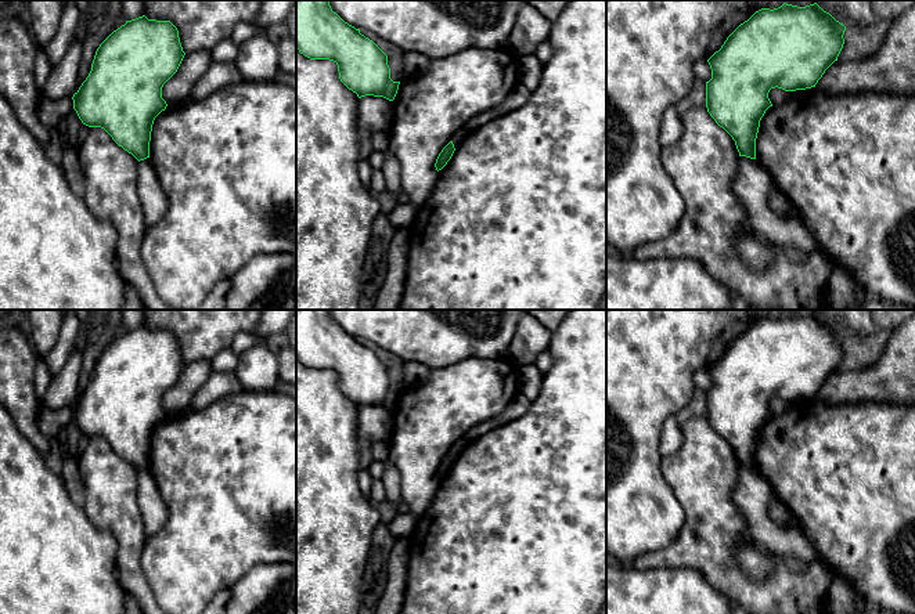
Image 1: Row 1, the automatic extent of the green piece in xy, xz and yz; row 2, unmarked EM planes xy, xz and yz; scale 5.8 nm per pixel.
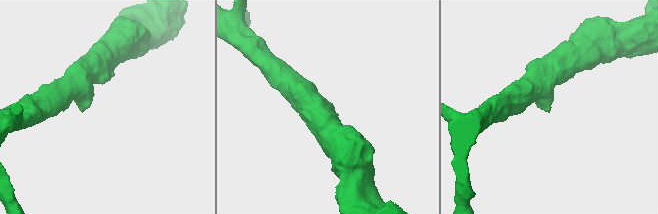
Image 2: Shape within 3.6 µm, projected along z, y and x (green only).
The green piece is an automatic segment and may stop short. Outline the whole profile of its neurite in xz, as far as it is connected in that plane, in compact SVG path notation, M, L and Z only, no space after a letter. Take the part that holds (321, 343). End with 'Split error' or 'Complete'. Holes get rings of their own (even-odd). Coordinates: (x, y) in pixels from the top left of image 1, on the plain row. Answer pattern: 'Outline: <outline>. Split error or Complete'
Outline: M296 310L296 358L310 369L329 369L338 375L341 391L359 408L383 407L393 411L400 391L390 389L388 365L360 339L345 332L332 321L329 310Z. Complete

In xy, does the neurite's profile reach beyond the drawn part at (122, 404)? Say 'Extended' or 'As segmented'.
As segmented

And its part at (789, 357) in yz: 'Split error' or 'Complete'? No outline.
Complete

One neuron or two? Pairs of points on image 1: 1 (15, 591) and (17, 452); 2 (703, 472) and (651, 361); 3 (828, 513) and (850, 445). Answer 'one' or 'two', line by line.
1: one
2: two
3: one

